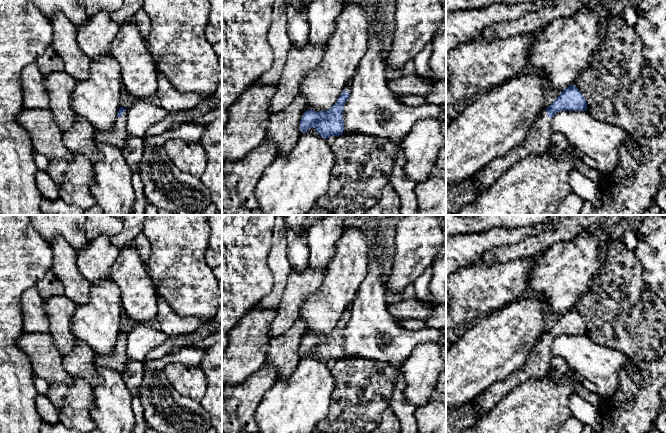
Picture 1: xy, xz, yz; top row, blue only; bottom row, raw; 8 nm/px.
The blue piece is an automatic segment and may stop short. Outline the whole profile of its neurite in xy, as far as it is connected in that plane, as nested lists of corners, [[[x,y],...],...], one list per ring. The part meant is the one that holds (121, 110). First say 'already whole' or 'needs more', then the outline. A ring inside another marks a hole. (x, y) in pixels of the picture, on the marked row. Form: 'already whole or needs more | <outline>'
needs more | [[[120,107],[114,127],[109,132],[95,130],[95,141],[97,144],[110,143],[120,149],[125,146],[126,139],[131,135],[126,131],[126,111],[127,109]]]

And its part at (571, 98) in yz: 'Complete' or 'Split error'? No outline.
Split error

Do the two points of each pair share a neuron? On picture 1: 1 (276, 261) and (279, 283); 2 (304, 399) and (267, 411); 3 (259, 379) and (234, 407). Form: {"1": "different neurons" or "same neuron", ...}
{"1": "same neuron", "2": "same neuron", "3": "same neuron"}

